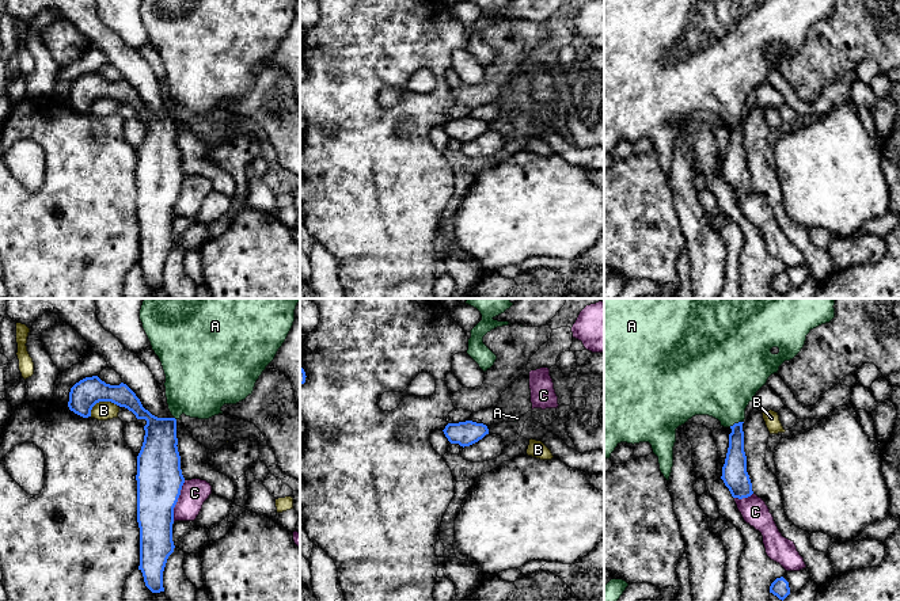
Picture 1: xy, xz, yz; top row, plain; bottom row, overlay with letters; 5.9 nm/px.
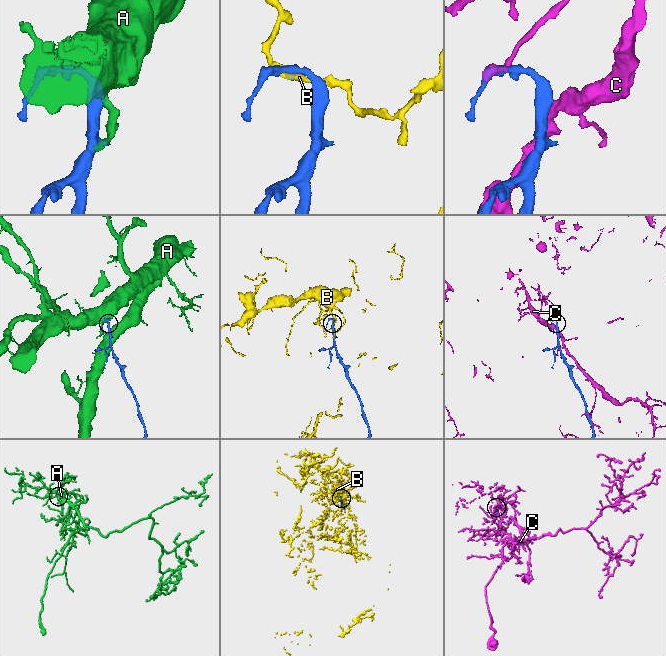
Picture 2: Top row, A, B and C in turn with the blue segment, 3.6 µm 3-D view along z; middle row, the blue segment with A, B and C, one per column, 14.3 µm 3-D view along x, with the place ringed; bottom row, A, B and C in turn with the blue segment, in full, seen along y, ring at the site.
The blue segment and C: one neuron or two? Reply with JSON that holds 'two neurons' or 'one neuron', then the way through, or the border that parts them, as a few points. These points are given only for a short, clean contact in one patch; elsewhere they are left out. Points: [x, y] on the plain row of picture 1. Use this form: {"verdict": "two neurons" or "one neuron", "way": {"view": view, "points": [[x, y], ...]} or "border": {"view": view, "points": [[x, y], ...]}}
{"verdict": "two neurons"}

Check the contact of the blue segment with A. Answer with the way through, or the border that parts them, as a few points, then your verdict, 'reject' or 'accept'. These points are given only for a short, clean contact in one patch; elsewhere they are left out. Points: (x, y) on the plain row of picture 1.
runs through yz (735, 162), (736, 120), (721, 80); accept

